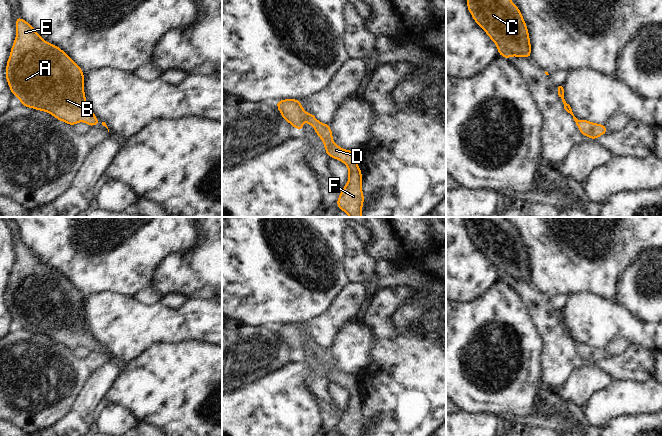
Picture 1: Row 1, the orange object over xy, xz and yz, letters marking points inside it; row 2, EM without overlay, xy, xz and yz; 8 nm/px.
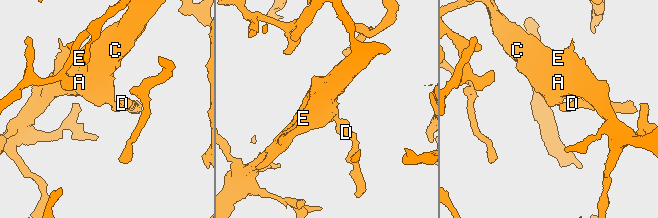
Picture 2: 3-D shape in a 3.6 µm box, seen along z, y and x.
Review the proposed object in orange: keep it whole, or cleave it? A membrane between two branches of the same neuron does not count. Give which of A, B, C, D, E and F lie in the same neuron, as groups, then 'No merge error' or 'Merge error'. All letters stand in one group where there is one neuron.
Groups: A B C D E F. No merge error.

